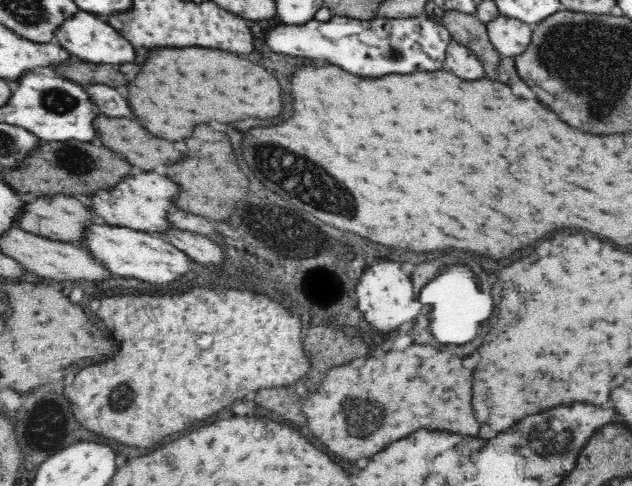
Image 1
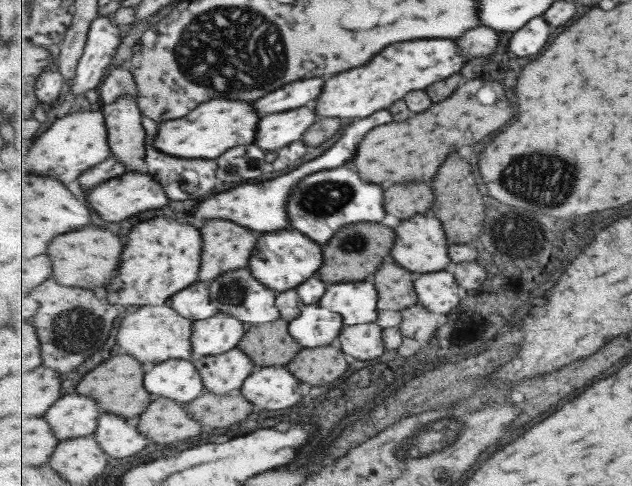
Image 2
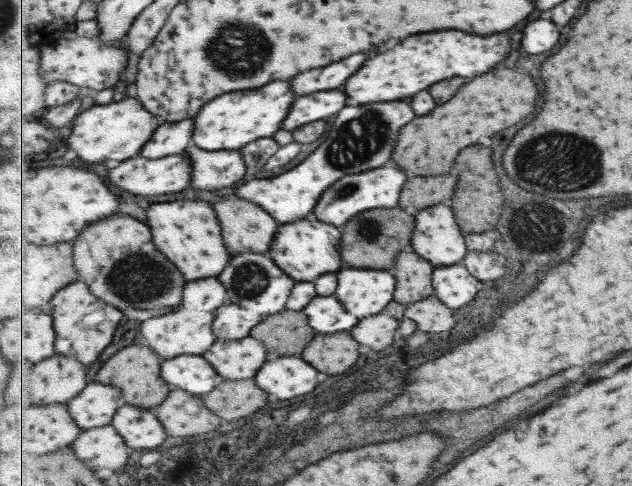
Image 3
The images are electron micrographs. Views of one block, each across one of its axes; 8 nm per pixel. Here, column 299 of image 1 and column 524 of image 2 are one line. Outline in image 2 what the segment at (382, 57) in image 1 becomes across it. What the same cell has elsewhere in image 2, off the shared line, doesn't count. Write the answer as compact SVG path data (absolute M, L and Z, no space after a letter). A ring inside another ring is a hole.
M543 17L534 19L523 26L523 30L517 30L512 34L513 40L509 42L509 52L515 52L517 56L531 56L541 52L549 40L551 40L551 26L543 20Z

